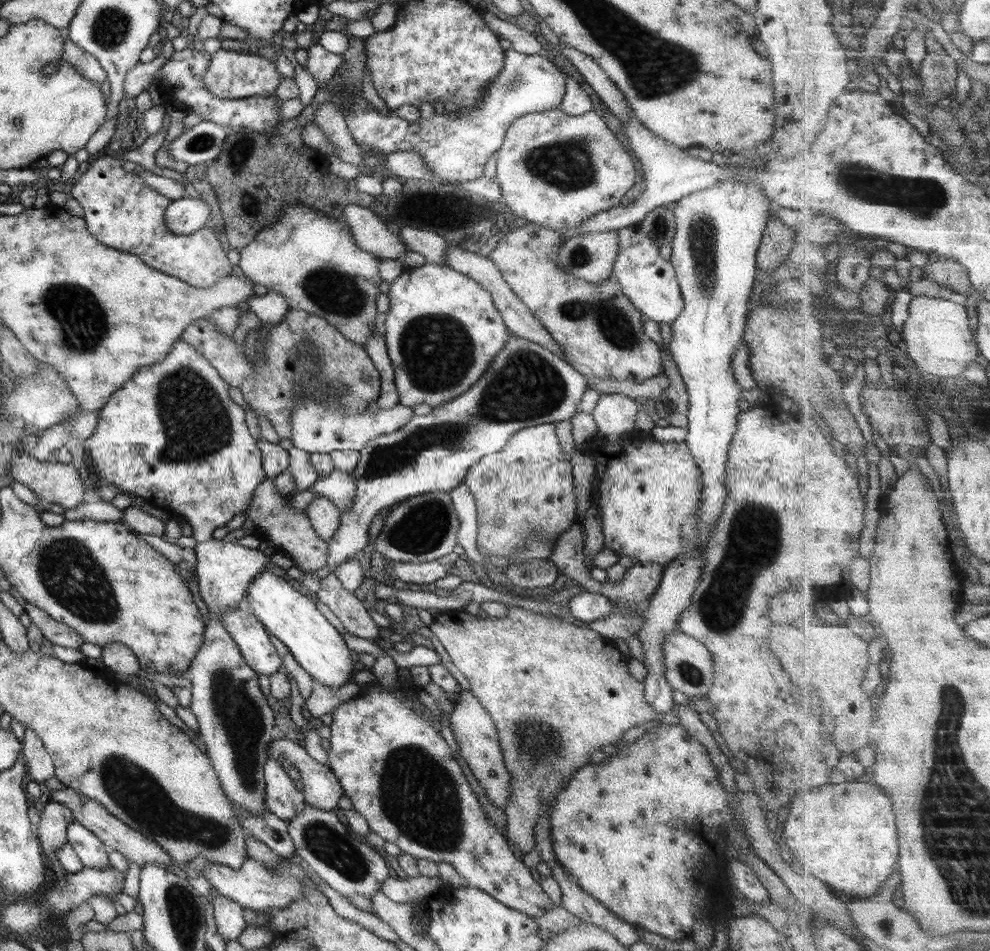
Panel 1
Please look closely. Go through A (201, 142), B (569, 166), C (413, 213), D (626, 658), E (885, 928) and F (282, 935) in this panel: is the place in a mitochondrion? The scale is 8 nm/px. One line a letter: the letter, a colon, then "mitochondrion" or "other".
A: mitochondrion
B: mitochondrion
C: other
D: other
E: mitochondrion
F: other

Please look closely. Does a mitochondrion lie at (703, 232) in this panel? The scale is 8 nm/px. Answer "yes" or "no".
yes

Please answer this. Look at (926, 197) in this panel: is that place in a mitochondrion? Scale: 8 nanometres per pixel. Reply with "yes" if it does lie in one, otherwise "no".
yes

